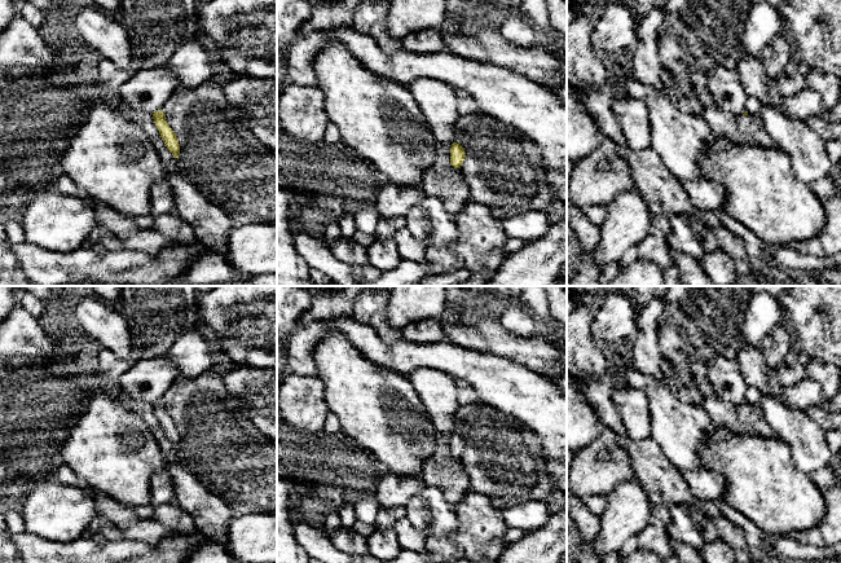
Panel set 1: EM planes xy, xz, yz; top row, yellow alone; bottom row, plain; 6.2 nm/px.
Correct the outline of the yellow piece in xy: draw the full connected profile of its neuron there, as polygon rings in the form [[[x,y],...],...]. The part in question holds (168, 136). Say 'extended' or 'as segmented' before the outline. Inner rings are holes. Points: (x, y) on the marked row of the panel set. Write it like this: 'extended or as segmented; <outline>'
extended; [[[162,110],[155,111],[153,115],[147,114],[141,127],[155,148],[164,168],[179,171],[180,144],[176,133],[166,120],[166,114]]]

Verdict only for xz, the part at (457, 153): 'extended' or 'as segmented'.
extended

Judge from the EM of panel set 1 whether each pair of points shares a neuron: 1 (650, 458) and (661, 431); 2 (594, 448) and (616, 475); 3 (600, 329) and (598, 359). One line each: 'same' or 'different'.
1: different
2: same
3: different

